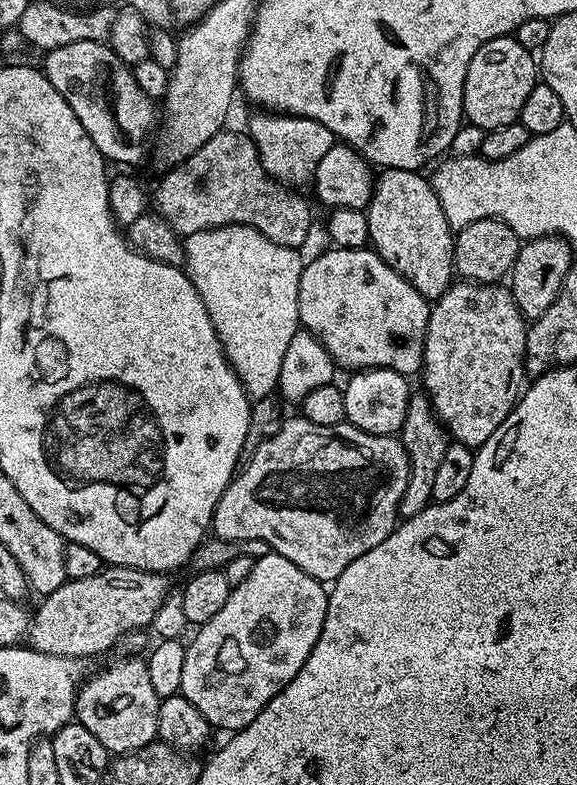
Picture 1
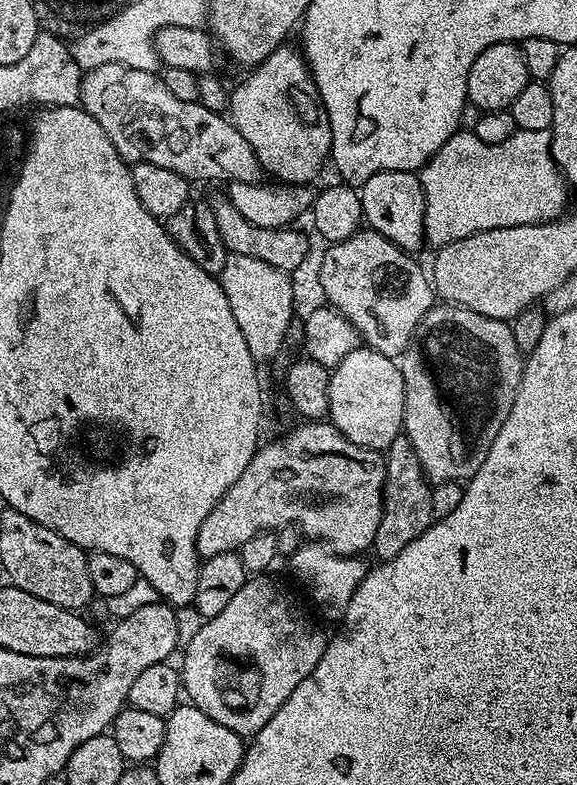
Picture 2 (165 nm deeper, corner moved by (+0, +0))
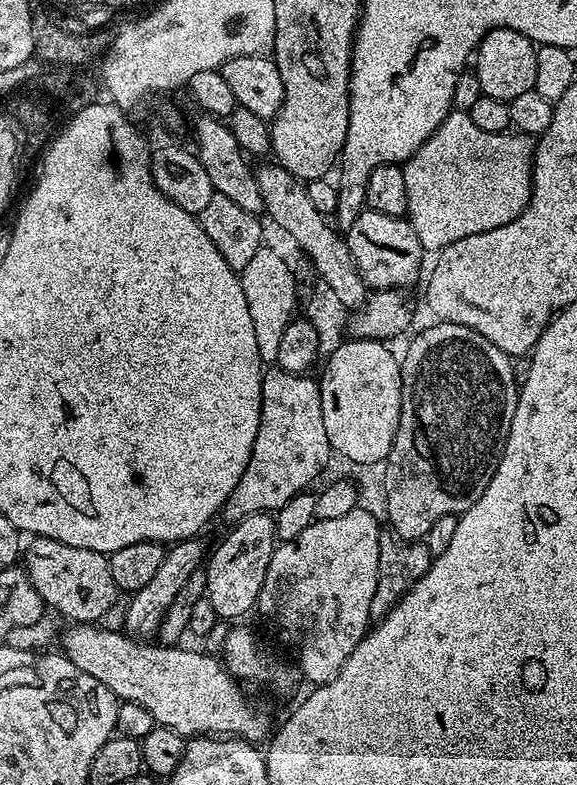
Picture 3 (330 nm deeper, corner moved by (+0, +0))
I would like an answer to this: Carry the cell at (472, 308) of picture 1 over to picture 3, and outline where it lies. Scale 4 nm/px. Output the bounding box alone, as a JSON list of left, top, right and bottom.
[384,322,518,542]

